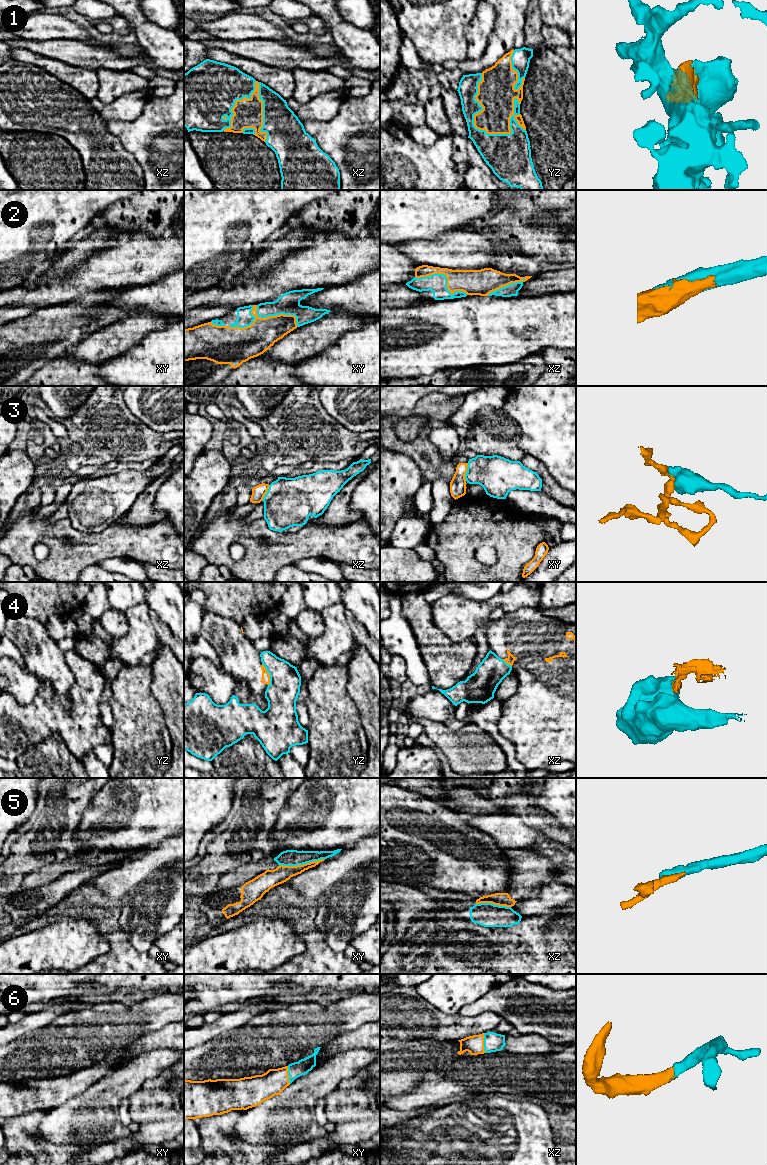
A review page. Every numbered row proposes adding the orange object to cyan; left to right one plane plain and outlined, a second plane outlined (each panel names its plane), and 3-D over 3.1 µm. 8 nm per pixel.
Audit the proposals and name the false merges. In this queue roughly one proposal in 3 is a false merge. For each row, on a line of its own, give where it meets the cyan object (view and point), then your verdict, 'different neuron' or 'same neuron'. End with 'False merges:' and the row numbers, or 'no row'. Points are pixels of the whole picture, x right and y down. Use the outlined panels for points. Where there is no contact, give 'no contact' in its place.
1: contact yz (482, 130); same neuron
2: contact xy (264, 317); same neuron
3: contact xy (466, 472); different neuron
4: contact yz (269, 673); different neuron
5: contact xy (301, 864); different neuron
6: contact xz (484, 1043); same neuron
False merges: 3, 4, 5

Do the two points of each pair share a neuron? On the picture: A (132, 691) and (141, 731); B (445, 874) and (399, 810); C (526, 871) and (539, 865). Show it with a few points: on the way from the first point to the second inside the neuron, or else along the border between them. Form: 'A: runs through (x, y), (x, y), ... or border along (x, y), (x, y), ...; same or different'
A: runs through (132, 701), (139, 721); same
B: runs through (438, 858), (406, 826); same
C: runs through (529, 871), (533, 871), (536, 868); same

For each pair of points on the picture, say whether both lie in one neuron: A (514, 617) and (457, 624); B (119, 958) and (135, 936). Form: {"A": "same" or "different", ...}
{"A": "same", "B": "different"}

